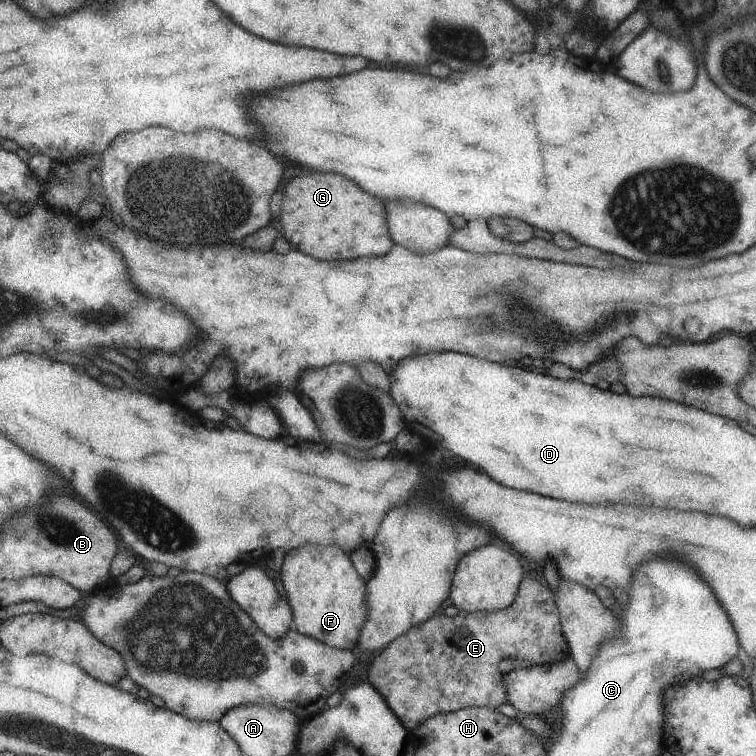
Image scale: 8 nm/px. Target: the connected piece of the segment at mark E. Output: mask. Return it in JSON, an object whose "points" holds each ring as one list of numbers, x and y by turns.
{"points":[[523,578,517,590,516,598,505,609,488,612,464,612,459,610,453,617,443,615,433,615,429,620,413,626,413,630,409,630,409,634,403,634,401,638,397,638,397,642,391,642,389,646,385,646,385,650,381,650,377,656,368,657,369,668,367,680,377,692,384,698,388,704,389,710,396,715,405,727,410,731,417,728,421,723,428,720,435,713,453,712,456,708,462,707,483,707,497,710,497,706,506,703,506,693,501,683,501,676,497,672,497,662,505,656,505,658,517,658,517,660,525,660,529,664,545,664,545,662,562,662,569,656,569,648,567,648,567,639,564,637,563,627,560,623,560,618,557,618,557,610,555,610,555,602,553,602,553,593,550,588,541,586,537,580,531,578]]}

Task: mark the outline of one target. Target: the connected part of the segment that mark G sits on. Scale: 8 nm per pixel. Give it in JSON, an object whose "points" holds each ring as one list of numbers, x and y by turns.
{"points":[[311,172,287,182,276,226,291,246,317,260,379,256,391,248,387,215,381,200,369,196,353,180,339,174]]}

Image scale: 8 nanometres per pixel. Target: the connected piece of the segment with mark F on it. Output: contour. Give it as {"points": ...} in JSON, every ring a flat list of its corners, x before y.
{"points":[[301,546,284,554,279,580,289,606,293,608,294,629,327,646,349,649,355,646,357,624,365,614,365,582,338,546]]}

